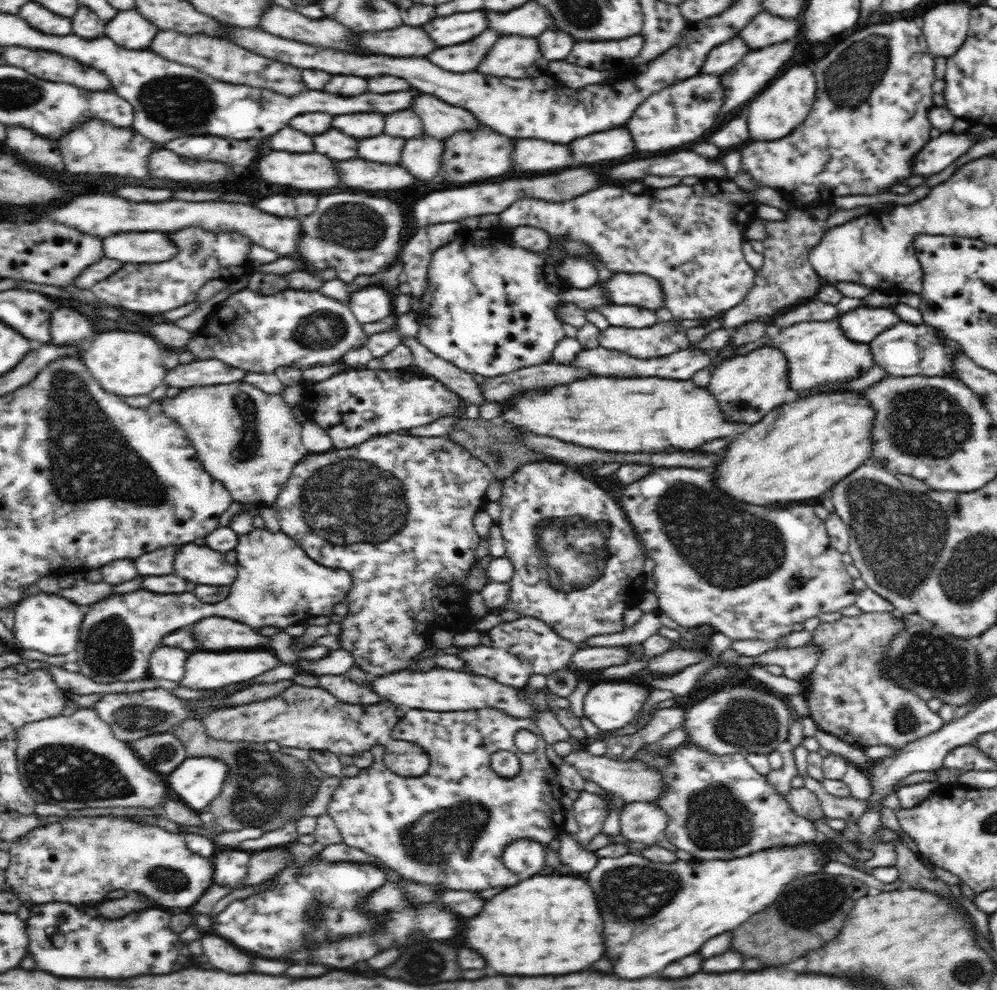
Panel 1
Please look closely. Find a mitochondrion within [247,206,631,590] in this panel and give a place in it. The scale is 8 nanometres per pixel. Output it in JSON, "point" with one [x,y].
{"point":[350,503]}

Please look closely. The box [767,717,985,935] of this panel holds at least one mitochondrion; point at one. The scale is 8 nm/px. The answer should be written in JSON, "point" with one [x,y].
{"point":[819,905]}

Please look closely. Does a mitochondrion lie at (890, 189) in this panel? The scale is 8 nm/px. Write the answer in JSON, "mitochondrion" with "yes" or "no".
{"mitochondrion":"no"}

